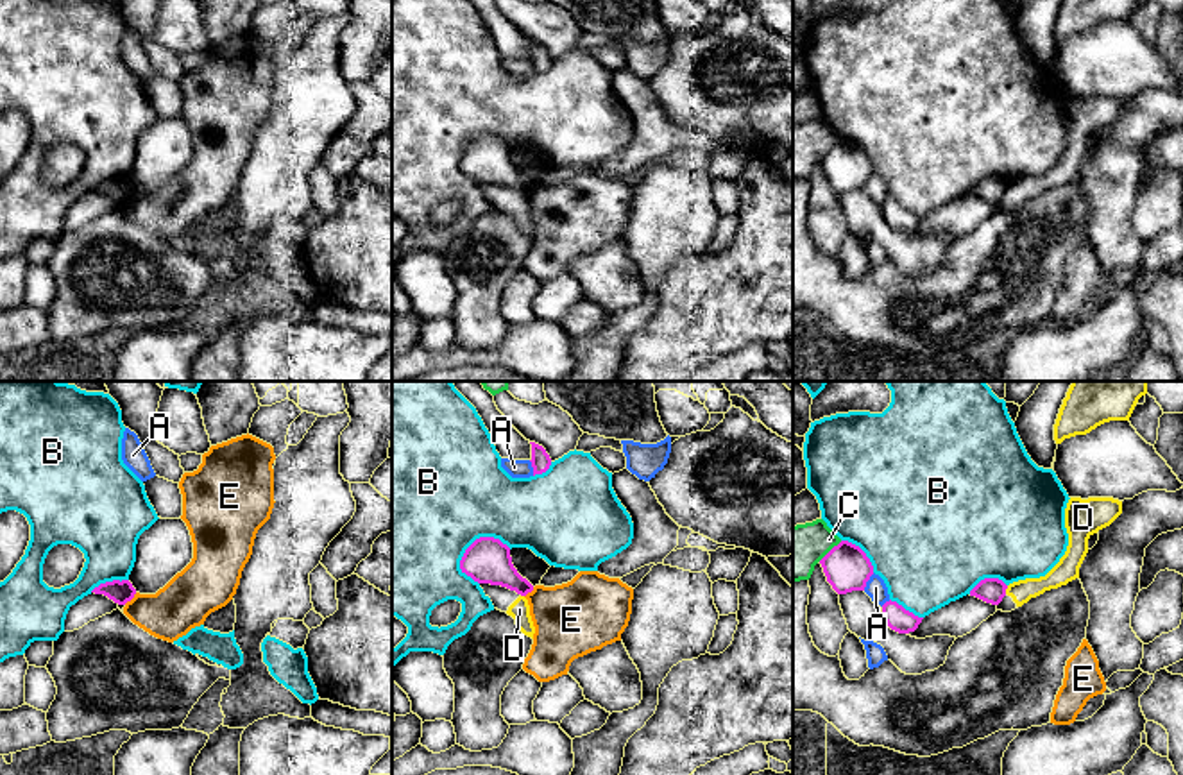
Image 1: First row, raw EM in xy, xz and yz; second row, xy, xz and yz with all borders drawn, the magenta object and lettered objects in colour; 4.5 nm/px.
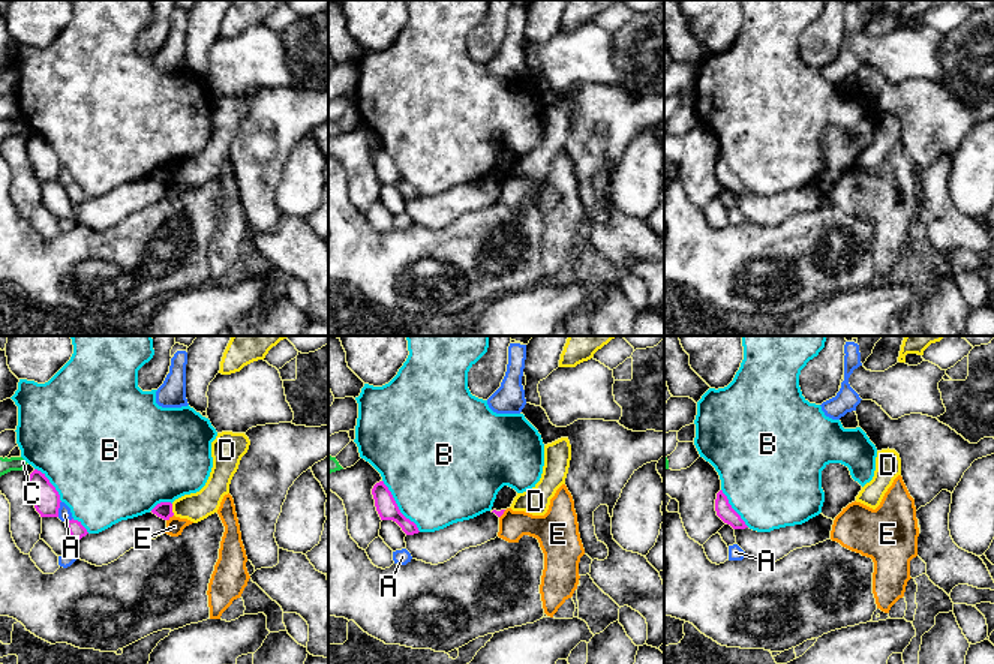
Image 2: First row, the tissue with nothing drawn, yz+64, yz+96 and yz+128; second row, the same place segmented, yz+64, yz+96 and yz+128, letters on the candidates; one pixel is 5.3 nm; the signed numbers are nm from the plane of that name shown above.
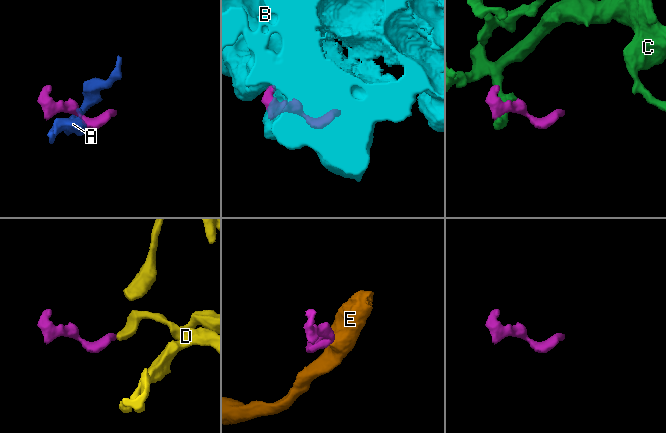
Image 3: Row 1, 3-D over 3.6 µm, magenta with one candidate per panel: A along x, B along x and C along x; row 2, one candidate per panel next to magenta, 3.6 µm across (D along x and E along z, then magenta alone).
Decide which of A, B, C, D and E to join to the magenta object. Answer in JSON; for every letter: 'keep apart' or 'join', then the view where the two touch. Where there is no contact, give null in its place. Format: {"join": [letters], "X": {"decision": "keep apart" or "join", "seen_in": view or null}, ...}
{"join": [], "A": {"decision": "keep apart", "seen_in": "yz"}, "B": {"decision": "keep apart", "seen_in": "xz"}, "C": {"decision": "keep apart", "seen_in": "yz"}, "D": {"decision": "keep apart", "seen_in": "yz"}, "E": {"decision": "keep apart", "seen_in": "xy"}}

